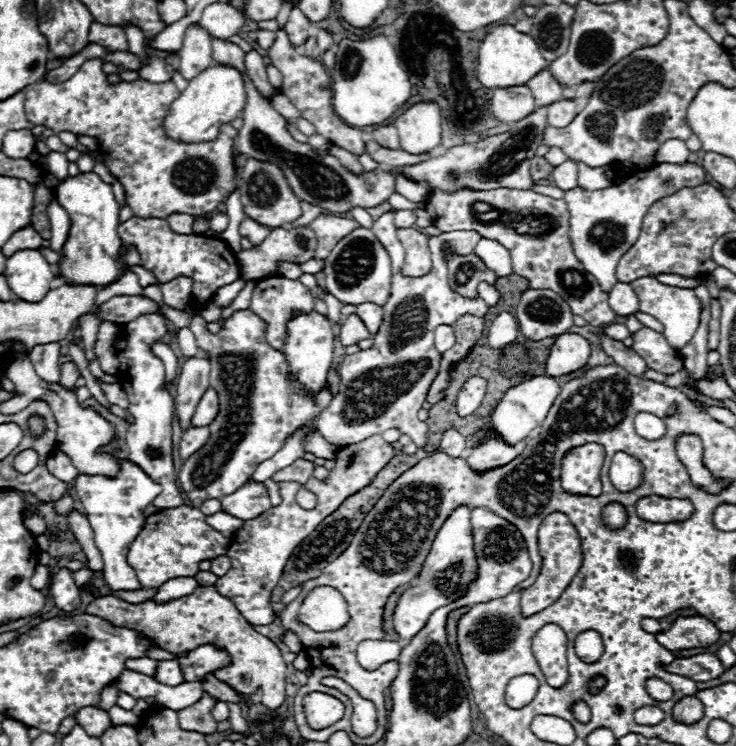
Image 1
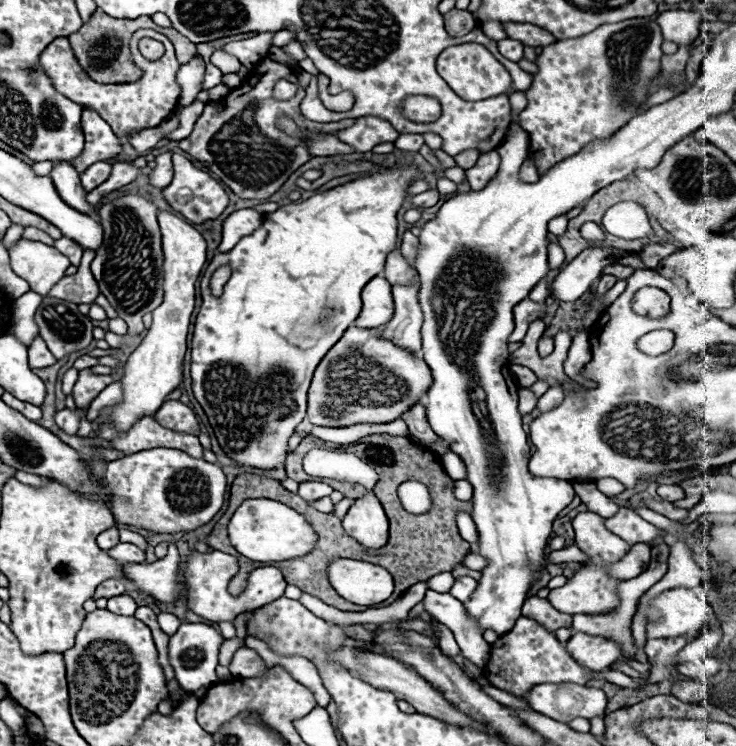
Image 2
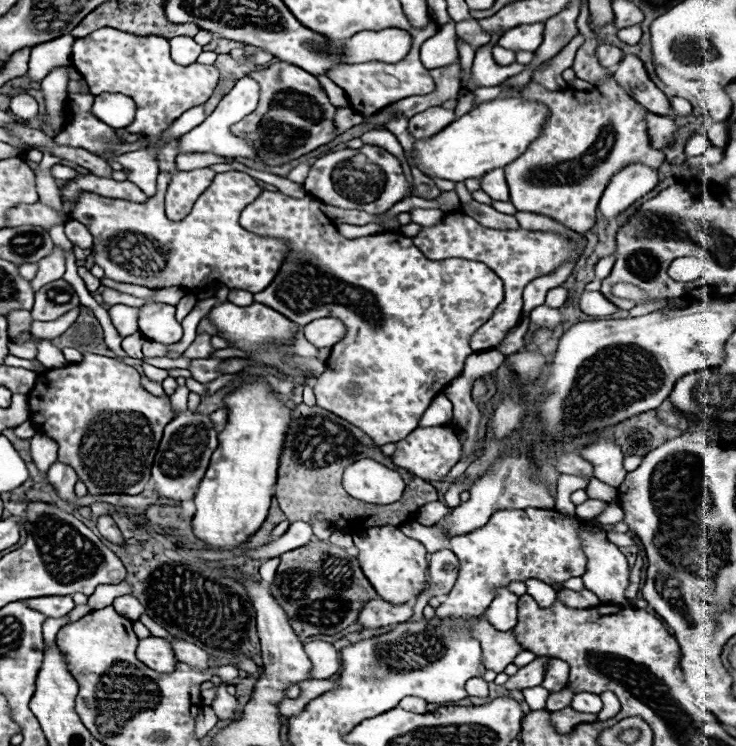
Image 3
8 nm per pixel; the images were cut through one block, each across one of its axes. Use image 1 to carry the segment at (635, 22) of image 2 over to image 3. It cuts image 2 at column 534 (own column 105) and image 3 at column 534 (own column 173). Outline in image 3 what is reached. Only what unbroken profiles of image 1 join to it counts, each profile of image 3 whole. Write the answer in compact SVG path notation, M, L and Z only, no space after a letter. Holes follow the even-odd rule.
M608 74L598 86L594 86L594 90L588 92L580 92L574 88L550 92L542 88L544 86L532 82L522 90L524 100L532 100L548 106L550 114L546 118L546 126L542 128L542 134L526 148L524 154L520 154L514 162L510 162L504 168L510 186L510 202L520 212L542 214L568 226L570 230L586 234L596 224L596 208L612 176L632 162L640 162L658 170L666 162L666 154L654 148L650 142L648 126L646 126L646 110L614 80L612 74Z

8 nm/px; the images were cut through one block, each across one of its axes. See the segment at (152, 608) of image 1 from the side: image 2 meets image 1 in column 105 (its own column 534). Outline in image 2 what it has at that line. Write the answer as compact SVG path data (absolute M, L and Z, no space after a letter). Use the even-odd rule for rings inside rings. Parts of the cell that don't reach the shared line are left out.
M532 596L522 606L522 616L532 618L540 622L546 630L558 630L558 628L570 628L572 630L572 616L558 612L548 600Z

